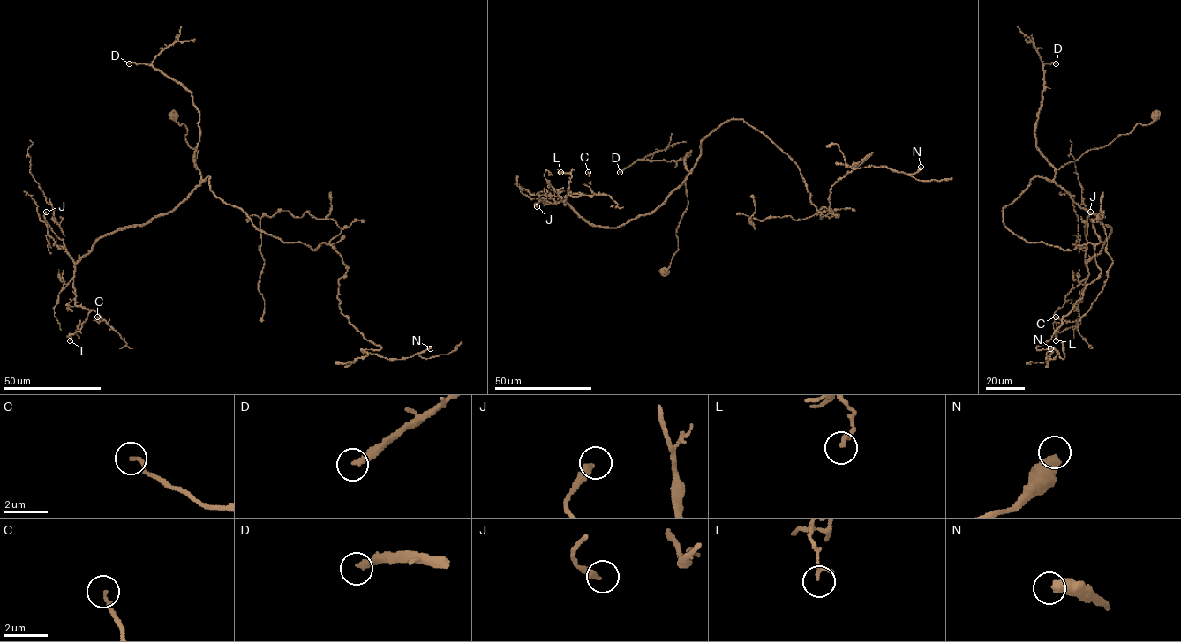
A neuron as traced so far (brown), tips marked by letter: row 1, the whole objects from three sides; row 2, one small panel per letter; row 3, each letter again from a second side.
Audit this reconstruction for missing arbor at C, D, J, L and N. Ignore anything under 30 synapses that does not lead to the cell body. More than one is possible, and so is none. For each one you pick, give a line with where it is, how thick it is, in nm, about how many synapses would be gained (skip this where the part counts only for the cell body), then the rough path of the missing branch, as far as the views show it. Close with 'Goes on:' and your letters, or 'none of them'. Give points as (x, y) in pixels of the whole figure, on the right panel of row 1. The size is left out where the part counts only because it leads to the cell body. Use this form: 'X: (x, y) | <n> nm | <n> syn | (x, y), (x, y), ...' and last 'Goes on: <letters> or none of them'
D: (1056, 63) | 280 nm | 100 syn | (1056, 63), (1074, 78), (1087, 104), (1077, 117), (1082, 122), (1074, 133)
Goes on: D

